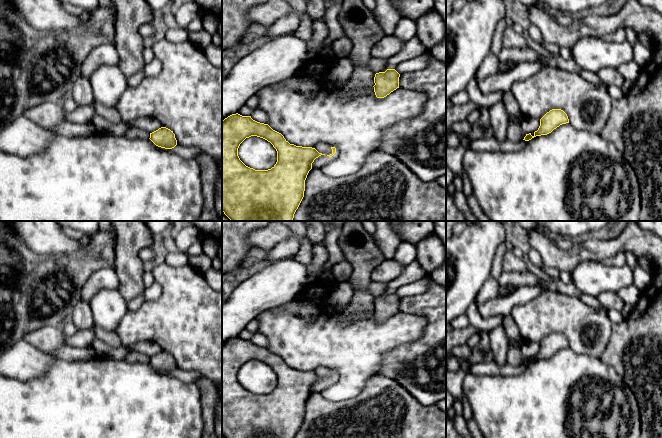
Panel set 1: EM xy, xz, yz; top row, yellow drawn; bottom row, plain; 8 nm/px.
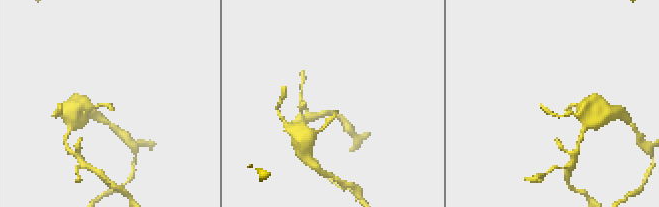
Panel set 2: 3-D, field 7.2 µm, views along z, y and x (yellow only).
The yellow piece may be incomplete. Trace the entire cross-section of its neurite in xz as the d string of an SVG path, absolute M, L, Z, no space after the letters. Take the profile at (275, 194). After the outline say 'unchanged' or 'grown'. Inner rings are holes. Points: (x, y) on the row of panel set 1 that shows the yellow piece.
M232 114L222 120L222 211L231 221L293 221L305 191L305 180L312 163L321 155L315 148L290 144L284 136L268 124L260 123L251 116ZM251 136L270 142L277 151L277 162L268 170L255 170L246 166L238 156L240 144Z; unchanged

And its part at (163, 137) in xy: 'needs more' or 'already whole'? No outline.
already whole

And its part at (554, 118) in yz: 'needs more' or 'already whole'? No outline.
already whole

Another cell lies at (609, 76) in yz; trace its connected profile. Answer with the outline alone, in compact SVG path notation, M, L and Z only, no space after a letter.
M602 68L598 71L598 76L605 85L615 85L622 87L625 82L624 77L615 68Z

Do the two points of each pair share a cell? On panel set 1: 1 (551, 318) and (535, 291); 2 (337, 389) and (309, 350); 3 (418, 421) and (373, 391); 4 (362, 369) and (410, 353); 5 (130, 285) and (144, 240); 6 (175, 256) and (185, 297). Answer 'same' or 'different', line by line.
1: different
2: same
3: same
4: different
5: same
6: different

